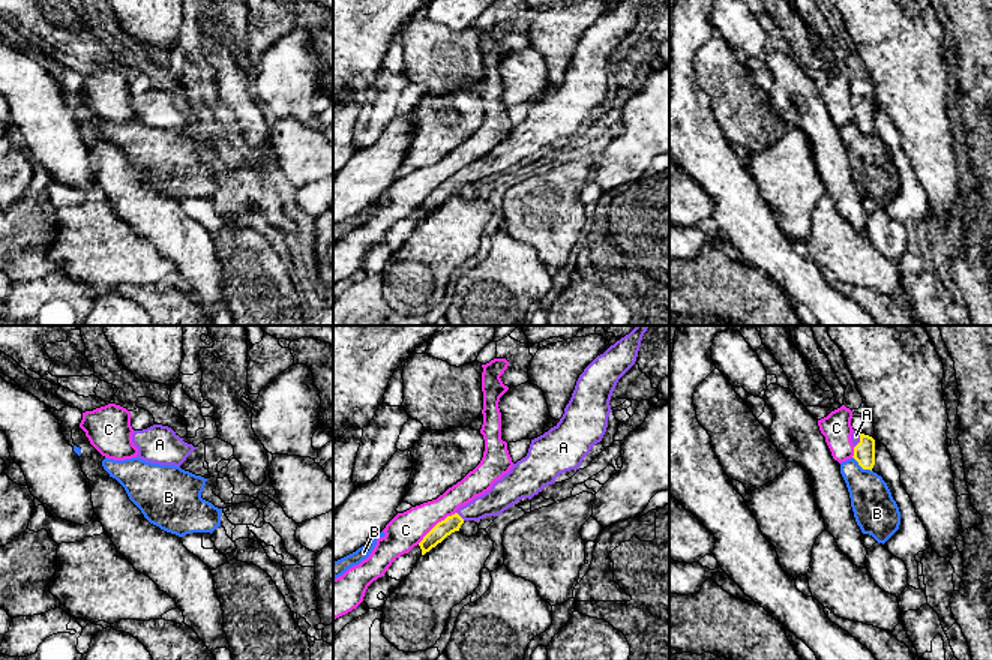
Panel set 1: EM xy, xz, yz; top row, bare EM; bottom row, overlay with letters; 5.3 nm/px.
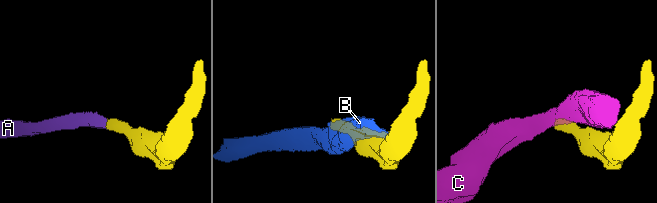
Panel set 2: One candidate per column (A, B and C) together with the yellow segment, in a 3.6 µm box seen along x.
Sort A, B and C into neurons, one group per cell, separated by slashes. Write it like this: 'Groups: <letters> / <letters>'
Groups: A / B / C

